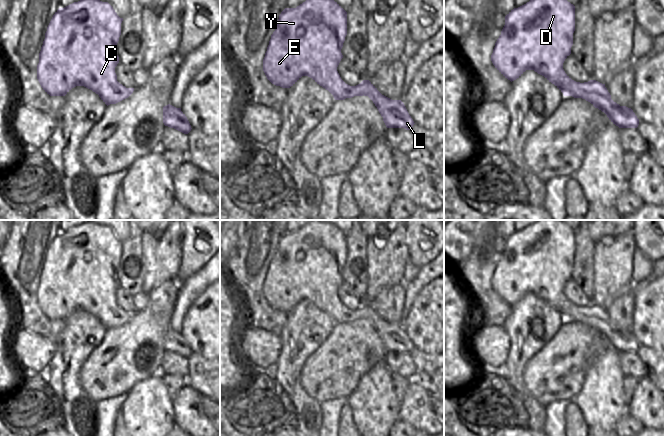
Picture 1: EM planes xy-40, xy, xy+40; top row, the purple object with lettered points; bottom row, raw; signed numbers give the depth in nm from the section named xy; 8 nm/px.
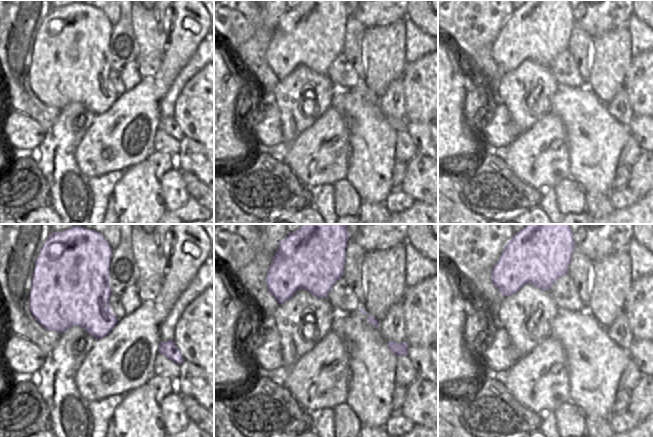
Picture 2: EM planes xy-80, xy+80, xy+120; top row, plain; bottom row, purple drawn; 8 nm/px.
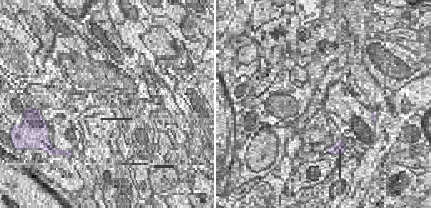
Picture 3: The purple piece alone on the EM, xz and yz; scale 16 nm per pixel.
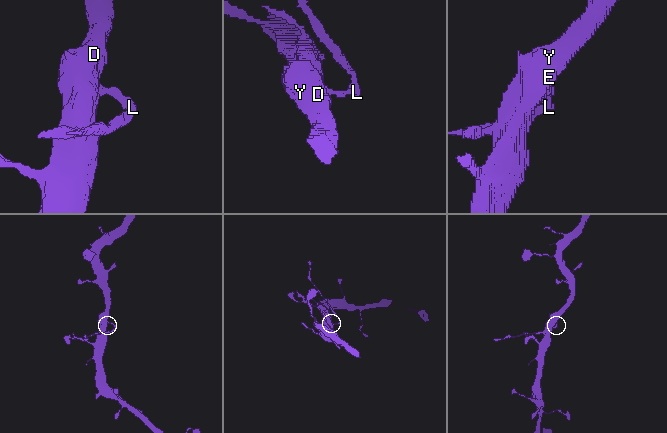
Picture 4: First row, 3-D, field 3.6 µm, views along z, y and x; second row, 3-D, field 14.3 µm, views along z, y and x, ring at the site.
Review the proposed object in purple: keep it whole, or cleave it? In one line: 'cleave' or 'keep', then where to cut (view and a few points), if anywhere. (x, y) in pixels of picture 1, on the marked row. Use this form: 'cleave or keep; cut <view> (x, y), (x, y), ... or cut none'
cleave; cut xy+40 (607, 91), (603, 95), (590, 92), (584, 98)

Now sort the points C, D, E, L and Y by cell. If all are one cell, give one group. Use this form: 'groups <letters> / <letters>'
groups C D E Y / L

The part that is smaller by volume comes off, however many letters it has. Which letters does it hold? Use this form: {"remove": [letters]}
{"remove": ["L"]}

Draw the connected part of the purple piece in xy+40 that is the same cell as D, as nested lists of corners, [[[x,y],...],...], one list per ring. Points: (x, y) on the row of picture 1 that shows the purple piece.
[[[530,0],[518,8],[514,8],[505,16],[505,25],[495,43],[491,61],[495,68],[511,82],[519,78],[526,70],[534,70],[554,84],[564,96],[585,99],[590,92],[604,96],[608,92],[605,84],[596,80],[584,83],[576,82],[563,69],[565,59],[571,54],[574,31],[575,6],[573,4],[567,0]]]

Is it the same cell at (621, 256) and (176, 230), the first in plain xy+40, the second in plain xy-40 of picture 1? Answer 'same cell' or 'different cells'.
same cell

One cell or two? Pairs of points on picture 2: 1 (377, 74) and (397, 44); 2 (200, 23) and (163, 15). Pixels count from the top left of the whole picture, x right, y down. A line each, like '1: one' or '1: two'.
1: one
2: two

